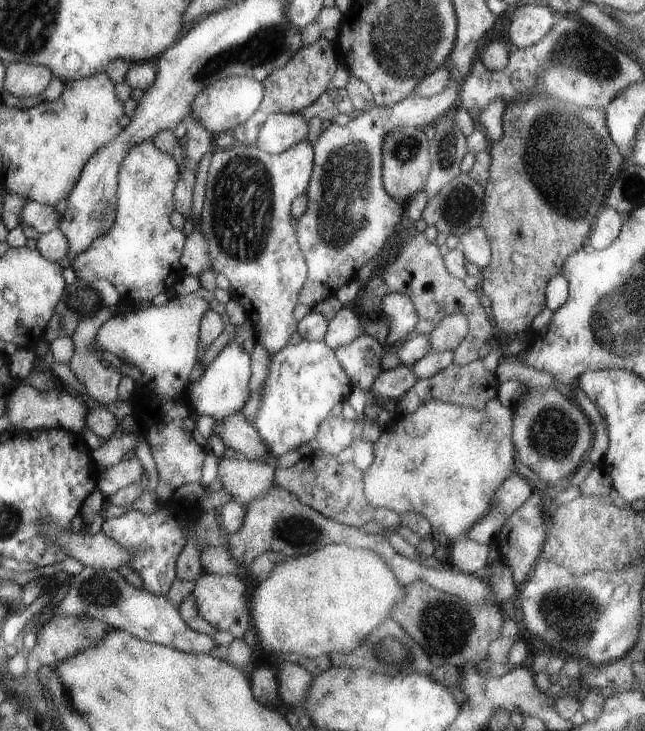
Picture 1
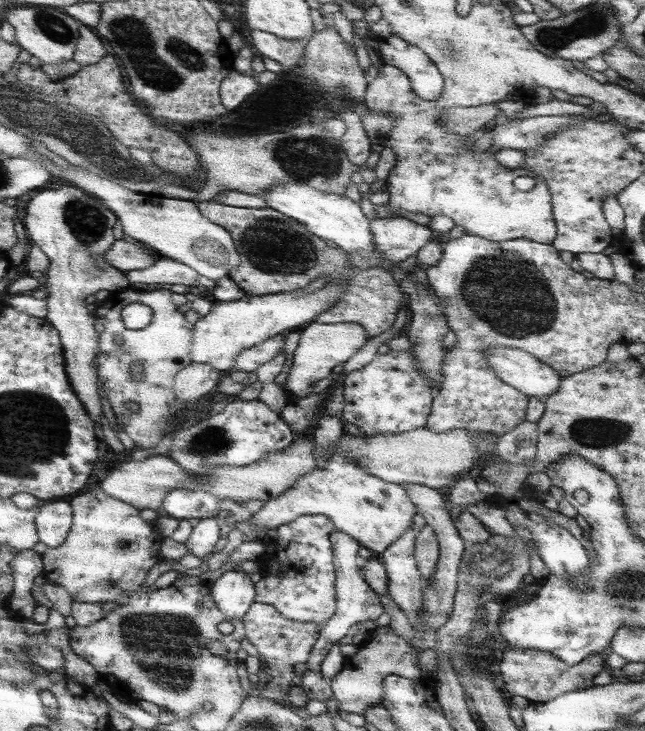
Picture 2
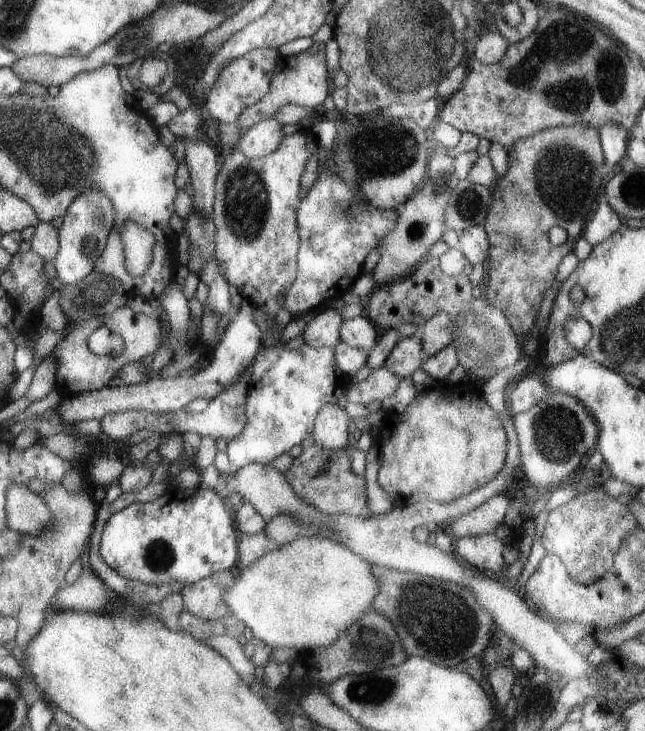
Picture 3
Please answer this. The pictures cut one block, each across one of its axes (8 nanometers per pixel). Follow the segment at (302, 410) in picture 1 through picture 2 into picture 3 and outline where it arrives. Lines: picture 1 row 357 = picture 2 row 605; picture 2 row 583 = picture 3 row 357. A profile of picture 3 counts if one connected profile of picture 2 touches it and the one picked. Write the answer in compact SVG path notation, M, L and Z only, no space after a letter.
M303 343L298 348L286 350L284 346L261 348L253 360L251 376L247 382L247 392L243 401L245 426L239 436L226 442L225 454L233 472L247 464L270 462L286 453L290 448L311 436L317 411L323 404L335 404L343 396L344 375L336 365L333 346L311 347Z

